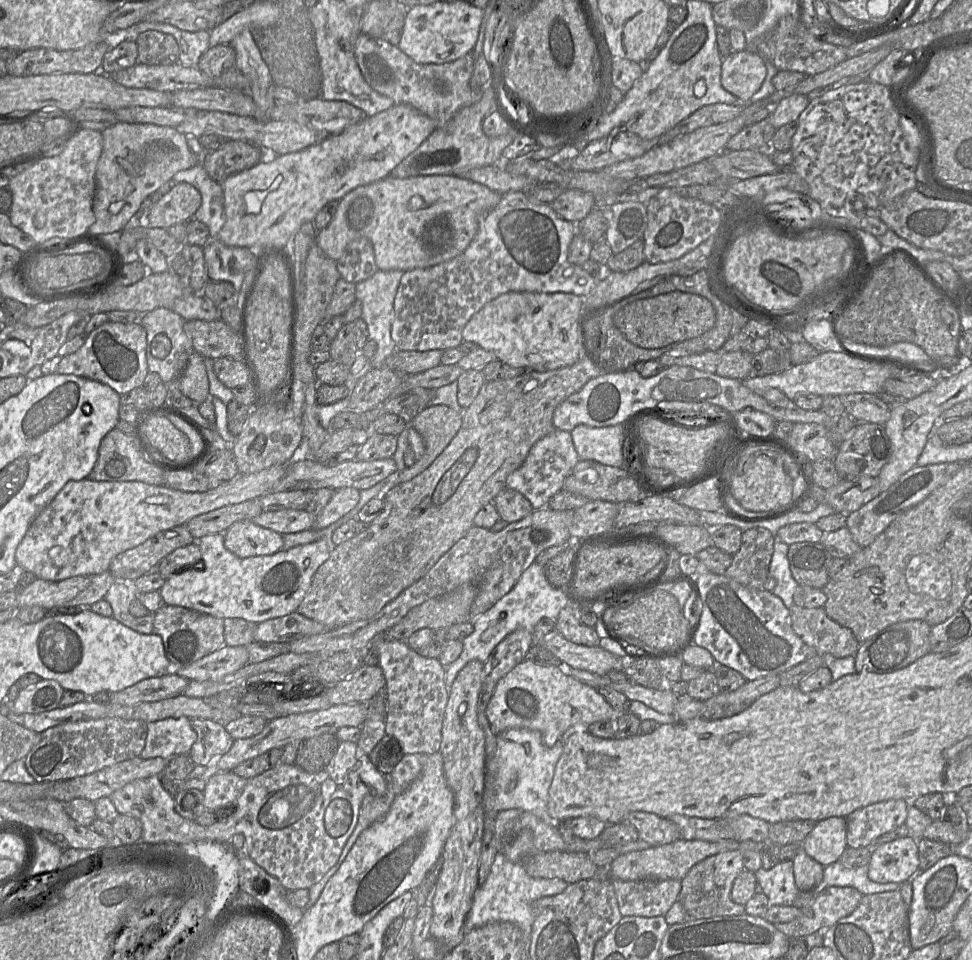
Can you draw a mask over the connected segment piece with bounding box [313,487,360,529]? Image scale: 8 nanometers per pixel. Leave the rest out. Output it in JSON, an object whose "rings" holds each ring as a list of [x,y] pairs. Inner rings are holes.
{"rings":[[[351,488],[335,490],[333,497],[327,505],[316,514],[313,529],[324,529],[349,513],[359,502],[360,491]]]}

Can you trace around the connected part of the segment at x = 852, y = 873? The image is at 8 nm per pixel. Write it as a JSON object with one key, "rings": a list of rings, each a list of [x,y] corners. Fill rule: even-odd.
{"rings":[[[837,861],[824,867],[822,886],[853,887],[863,895],[899,890],[905,904],[910,907],[912,880],[913,876],[903,883],[877,883],[868,877],[868,865],[850,867]]]}

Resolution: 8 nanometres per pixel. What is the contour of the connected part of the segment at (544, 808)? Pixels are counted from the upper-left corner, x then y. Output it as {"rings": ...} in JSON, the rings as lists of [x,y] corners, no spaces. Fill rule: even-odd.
{"rings":[[[512,728],[498,734],[495,751],[487,757],[485,764],[485,781],[482,794],[482,805],[485,814],[496,814],[508,809],[522,809],[533,813],[545,823],[555,823],[548,812],[549,788],[565,743],[573,732],[567,731],[552,747],[545,745],[542,734],[537,730]]]}

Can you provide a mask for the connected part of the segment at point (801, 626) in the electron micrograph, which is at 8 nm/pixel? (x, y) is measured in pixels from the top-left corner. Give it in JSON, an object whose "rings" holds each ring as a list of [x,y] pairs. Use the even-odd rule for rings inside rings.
{"rings":[[[794,604],[789,610],[793,631],[806,645],[814,648],[817,654],[827,654],[834,658],[856,655],[860,644],[852,631],[829,618],[823,608],[802,608]]]}

